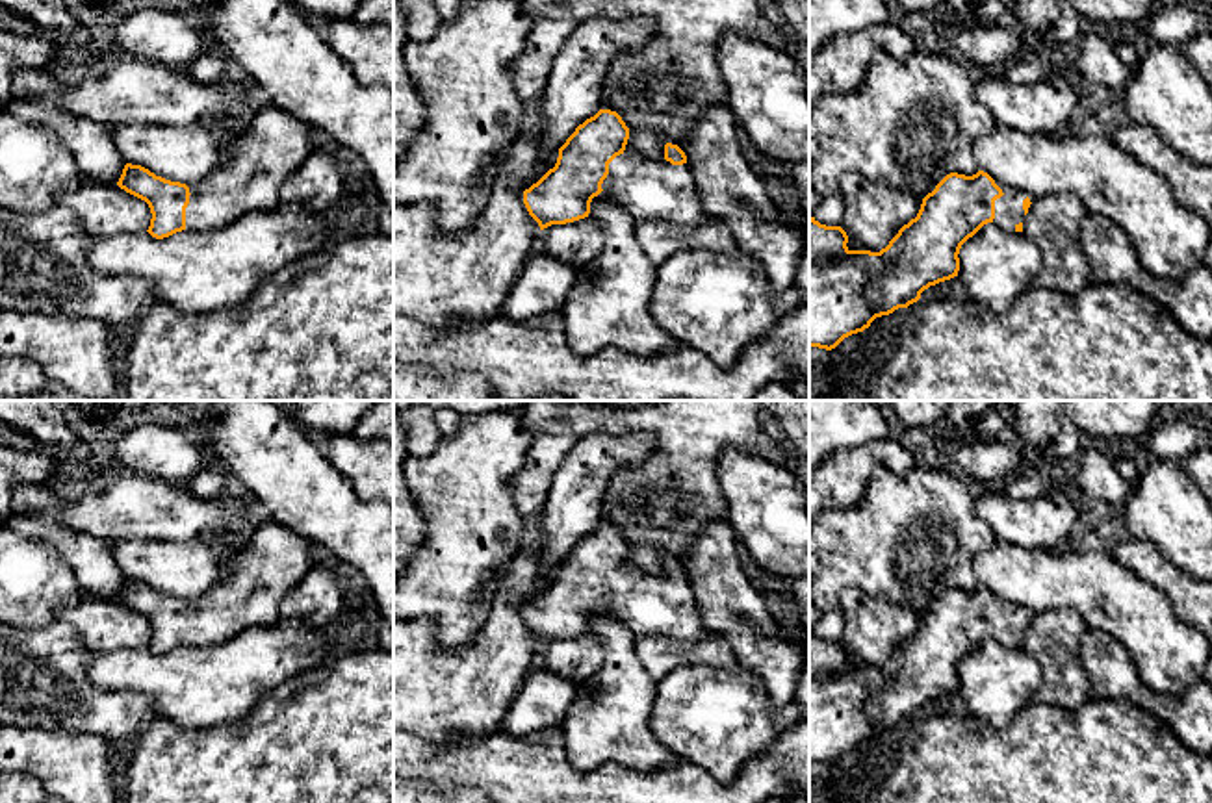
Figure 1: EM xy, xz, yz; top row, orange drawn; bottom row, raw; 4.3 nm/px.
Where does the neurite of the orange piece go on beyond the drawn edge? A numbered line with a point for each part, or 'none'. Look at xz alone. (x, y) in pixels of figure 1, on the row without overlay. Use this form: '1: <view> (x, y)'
1: xz (644, 603)

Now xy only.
1: xy (270, 562)

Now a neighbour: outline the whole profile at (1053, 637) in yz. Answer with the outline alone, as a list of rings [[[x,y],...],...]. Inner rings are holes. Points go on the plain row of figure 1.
[[[1073,608],[1034,612],[1023,634],[1023,649],[1039,662],[1043,682],[1032,701],[1077,710],[1091,697],[1078,658],[1078,644],[1086,631],[1086,621]]]

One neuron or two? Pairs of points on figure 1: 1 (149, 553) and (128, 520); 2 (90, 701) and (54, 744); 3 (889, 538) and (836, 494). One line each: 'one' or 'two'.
1: two
2: two
3: two

